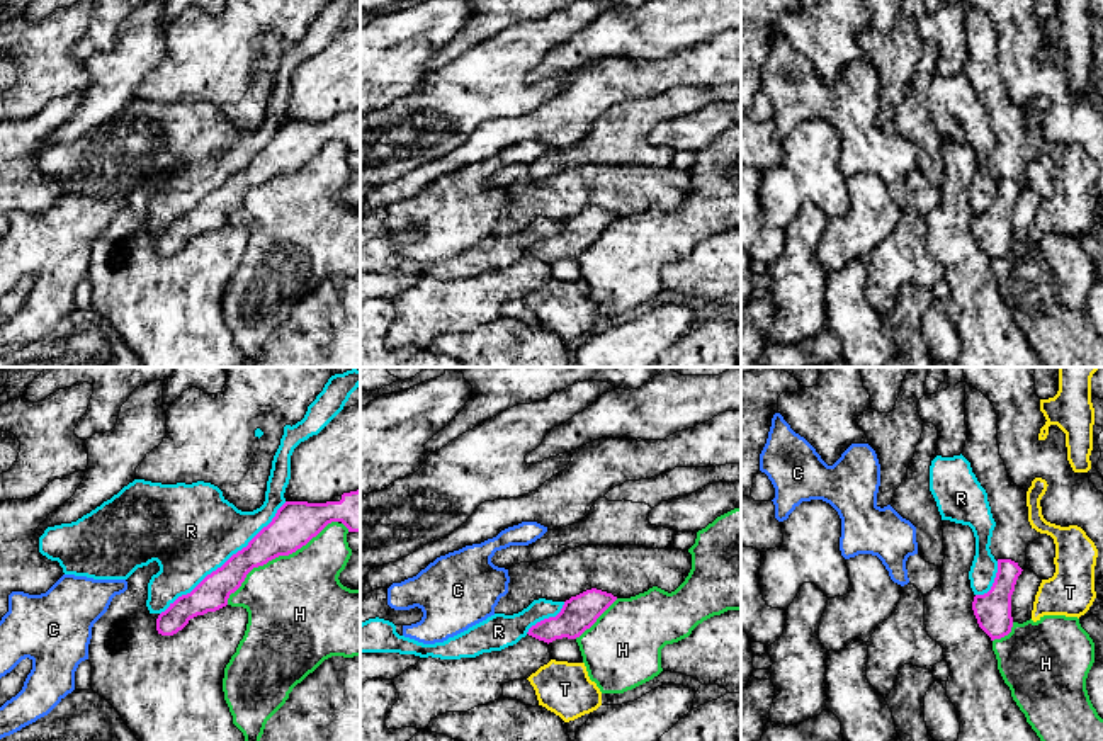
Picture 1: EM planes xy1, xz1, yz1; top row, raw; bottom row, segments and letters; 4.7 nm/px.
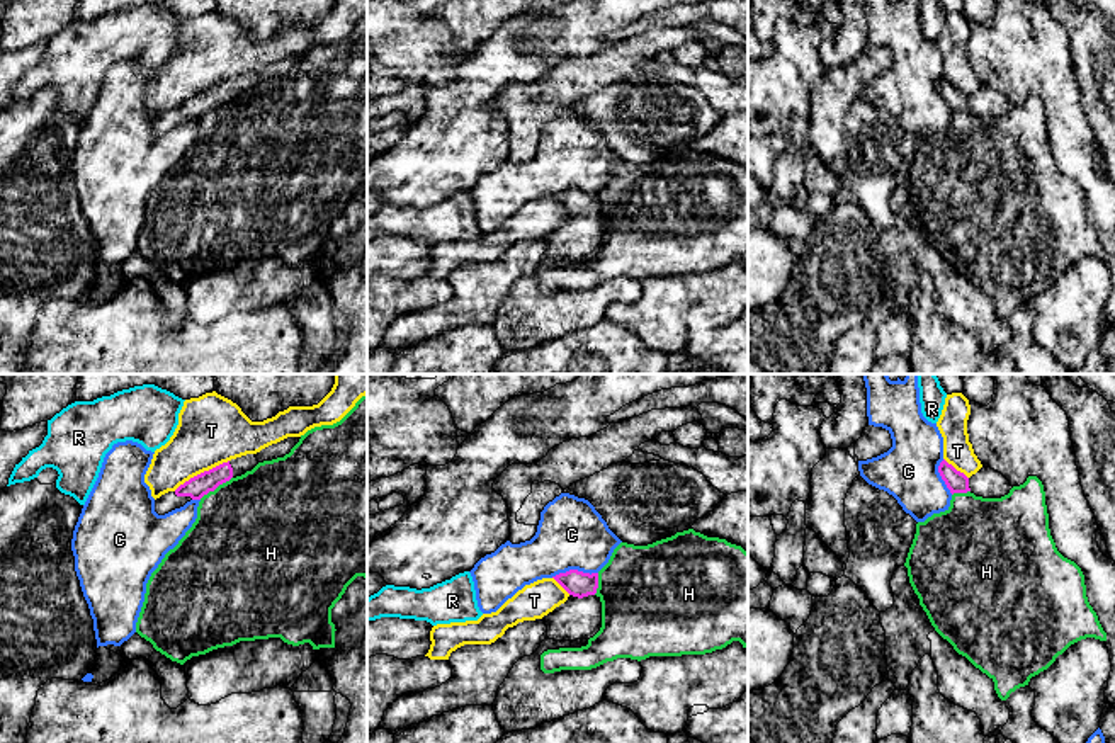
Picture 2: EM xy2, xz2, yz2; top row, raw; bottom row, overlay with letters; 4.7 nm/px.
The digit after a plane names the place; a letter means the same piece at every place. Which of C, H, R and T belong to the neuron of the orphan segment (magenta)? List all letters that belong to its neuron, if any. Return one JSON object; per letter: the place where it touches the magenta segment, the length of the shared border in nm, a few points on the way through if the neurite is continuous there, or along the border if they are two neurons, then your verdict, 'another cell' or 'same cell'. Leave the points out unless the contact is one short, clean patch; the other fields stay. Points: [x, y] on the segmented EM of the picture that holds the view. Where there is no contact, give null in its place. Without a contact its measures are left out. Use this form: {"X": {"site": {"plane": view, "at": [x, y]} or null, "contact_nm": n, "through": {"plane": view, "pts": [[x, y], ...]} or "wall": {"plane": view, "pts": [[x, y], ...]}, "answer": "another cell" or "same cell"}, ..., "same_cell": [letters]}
{"C": {"site": {"plane": "xz2", "at": [573, 570]}, "contact_nm": 220, "answer": "another cell"}, "H": {"site": {"plane": "xy1", "at": [277, 556]}, "contact_nm": 650, "answer": "another cell"}, "R": {"site": {"plane": "xy1", "at": [226, 561]}, "contact_nm": 800, "answer": "another cell"}, "T": {"site": {"plane": "xy2", "at": [201, 473]}, "contact_nm": 300, "answer": "another cell"}, "same_cell": []}

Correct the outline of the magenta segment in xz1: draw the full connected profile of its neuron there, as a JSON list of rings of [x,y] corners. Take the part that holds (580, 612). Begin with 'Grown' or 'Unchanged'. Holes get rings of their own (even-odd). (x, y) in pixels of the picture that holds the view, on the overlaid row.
Unchanged. [[[591,588],[564,602],[556,617],[544,619],[529,629],[529,636],[552,642],[576,639],[617,600],[612,593]]]

